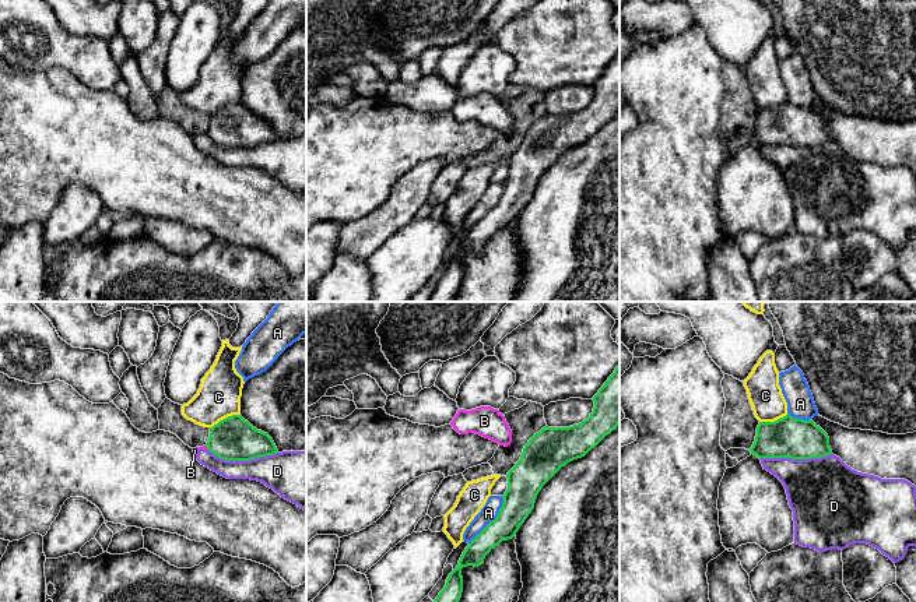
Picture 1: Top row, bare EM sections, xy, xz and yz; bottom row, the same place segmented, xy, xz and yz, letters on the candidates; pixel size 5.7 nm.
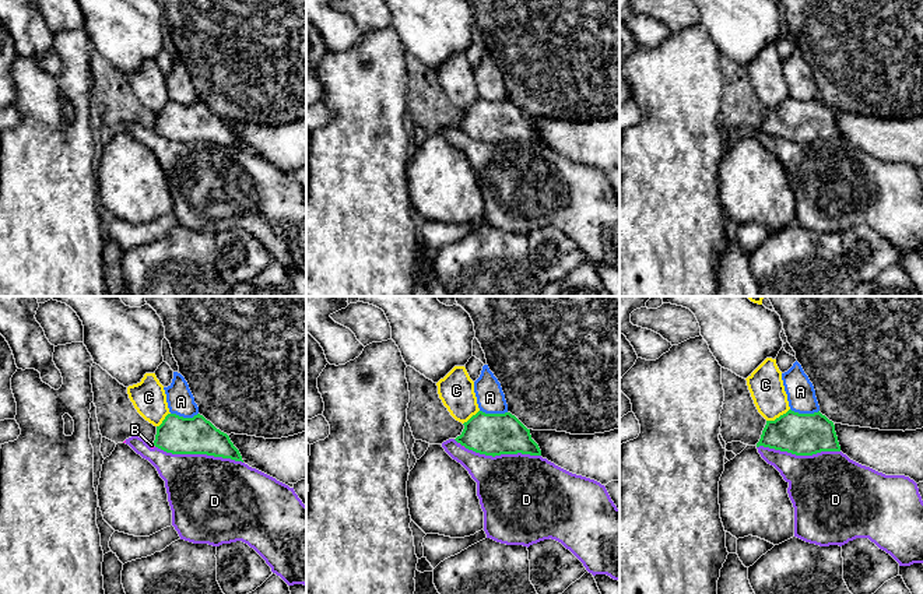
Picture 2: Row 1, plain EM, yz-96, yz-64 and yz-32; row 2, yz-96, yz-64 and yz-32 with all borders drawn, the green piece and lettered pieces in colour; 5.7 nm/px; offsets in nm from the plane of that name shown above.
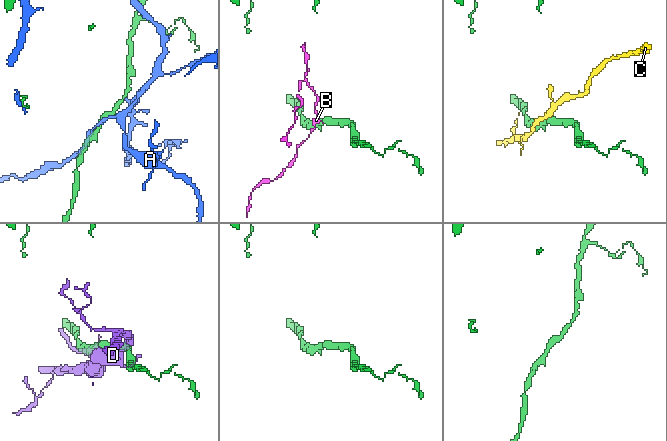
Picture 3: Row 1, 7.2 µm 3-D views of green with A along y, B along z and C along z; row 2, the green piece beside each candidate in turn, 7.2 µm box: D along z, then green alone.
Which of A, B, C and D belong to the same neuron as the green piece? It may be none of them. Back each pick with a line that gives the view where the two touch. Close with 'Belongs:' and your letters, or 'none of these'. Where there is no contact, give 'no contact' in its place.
Belongs: none of these

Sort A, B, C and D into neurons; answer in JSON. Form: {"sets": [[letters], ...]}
{"sets": [["A"], ["B", "D"], ["C"]]}

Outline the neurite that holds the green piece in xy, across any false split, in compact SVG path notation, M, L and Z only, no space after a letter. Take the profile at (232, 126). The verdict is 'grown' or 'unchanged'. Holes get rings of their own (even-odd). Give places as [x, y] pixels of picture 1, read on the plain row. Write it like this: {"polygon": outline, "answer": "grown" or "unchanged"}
{"polygon": "M241 102L228 103L210 115L206 134L225 148L250 148L278 140L273 126Z", "answer": "unchanged"}

